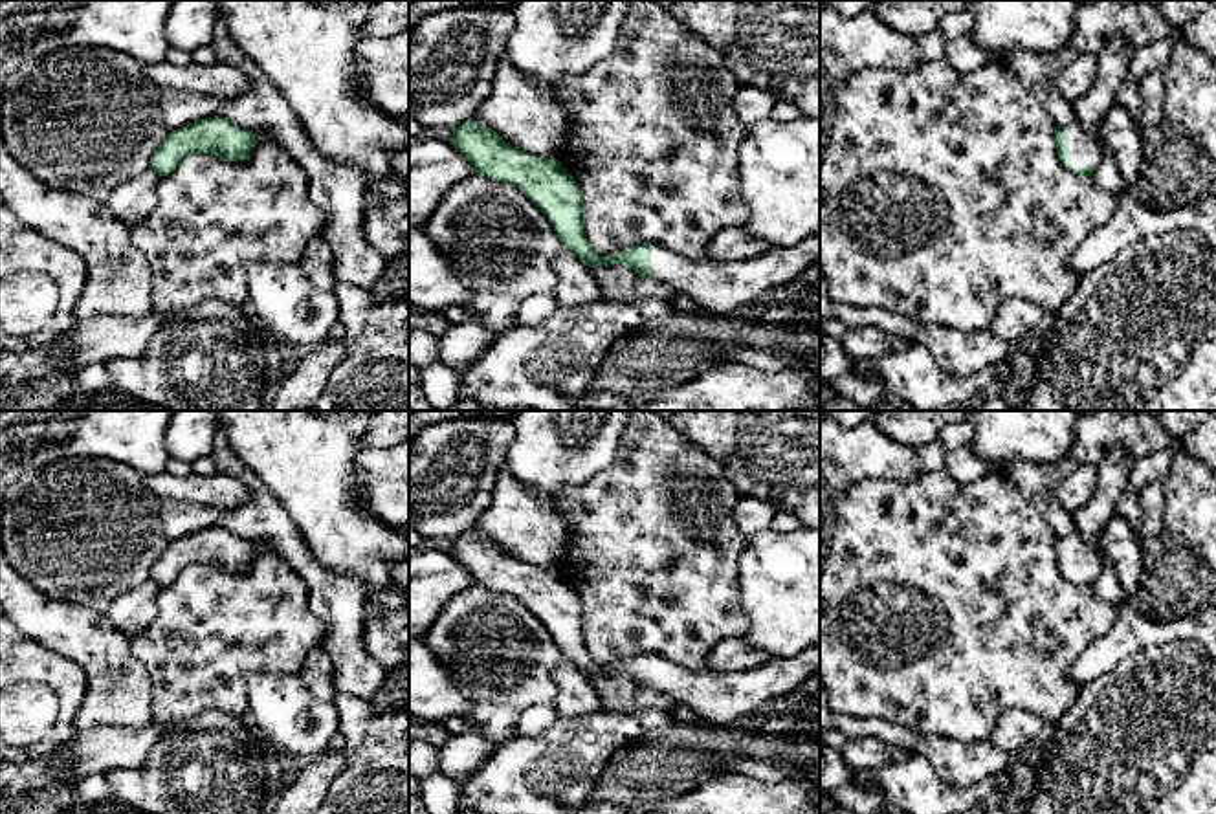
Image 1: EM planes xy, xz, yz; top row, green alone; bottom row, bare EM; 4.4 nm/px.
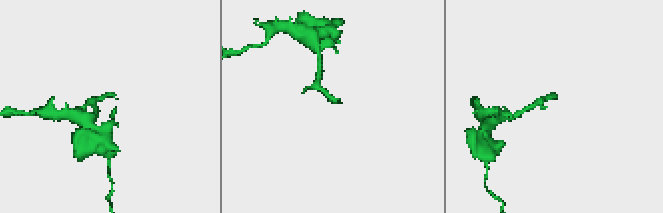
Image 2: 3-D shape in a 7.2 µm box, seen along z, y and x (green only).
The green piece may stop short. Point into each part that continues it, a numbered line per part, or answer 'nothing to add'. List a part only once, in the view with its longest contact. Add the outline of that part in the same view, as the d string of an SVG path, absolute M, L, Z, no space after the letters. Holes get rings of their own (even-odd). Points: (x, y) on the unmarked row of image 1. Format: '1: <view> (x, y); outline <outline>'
1: yz (1086, 561); outline M1078 532L1069 537L1069 563L1073 579L1097 579L1104 566L1100 550L1091 546Z

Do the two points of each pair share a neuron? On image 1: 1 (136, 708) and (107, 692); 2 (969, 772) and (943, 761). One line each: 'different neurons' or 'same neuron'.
1: same neuron
2: same neuron

